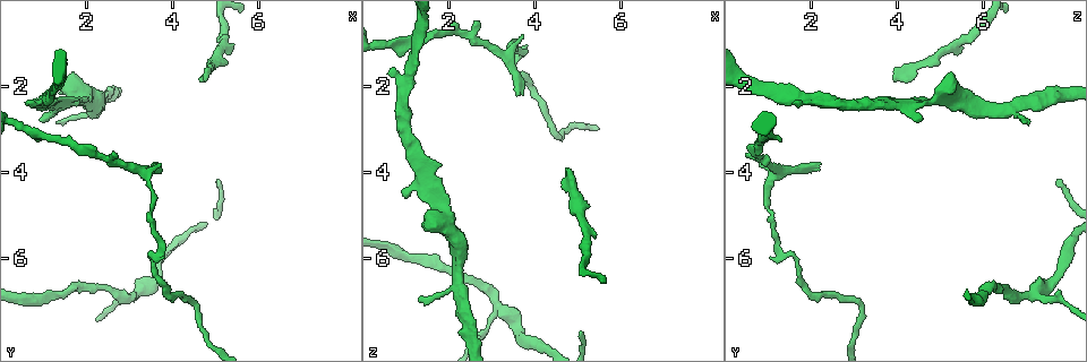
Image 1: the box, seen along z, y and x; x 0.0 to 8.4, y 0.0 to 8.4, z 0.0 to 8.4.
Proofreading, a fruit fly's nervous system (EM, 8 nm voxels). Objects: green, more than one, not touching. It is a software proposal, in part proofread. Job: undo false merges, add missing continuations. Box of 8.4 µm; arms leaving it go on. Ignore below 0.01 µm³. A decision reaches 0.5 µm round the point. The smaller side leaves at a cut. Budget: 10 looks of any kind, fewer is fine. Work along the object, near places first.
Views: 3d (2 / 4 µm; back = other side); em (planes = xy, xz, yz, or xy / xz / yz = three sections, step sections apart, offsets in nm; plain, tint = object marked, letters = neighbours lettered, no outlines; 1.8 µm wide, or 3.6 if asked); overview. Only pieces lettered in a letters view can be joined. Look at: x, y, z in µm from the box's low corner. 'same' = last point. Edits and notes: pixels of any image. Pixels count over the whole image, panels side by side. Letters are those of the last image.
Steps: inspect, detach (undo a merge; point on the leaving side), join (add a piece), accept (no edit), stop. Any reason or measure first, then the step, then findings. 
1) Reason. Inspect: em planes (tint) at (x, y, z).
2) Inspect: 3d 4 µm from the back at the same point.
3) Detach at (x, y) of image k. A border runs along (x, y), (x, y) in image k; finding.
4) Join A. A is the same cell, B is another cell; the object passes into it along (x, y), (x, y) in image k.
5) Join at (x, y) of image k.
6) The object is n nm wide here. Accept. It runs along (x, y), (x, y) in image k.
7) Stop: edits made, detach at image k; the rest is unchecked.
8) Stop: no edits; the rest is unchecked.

An open end. Inspect: 3d 2 µm at (0.65, 2.40, 1.65).

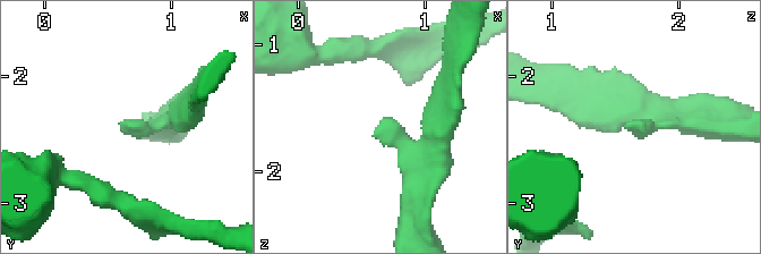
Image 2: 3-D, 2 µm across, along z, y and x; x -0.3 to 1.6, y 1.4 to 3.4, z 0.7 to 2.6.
Shape alone is not enough. Inspect: em planes (letters) at (0.64, 2.38, 1.62).

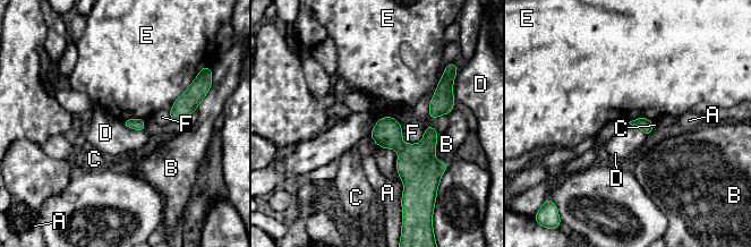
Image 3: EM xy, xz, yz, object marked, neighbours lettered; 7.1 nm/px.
Accept. A, B, C, D, E and F are other cells; a border runs along (121, 121), (127, 127), (144, 131) in image 3; no lettered piece goes on from it.

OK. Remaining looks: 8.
An open end. Inspect: 3d 2 µm at (3.60, 3.75, 2.30).

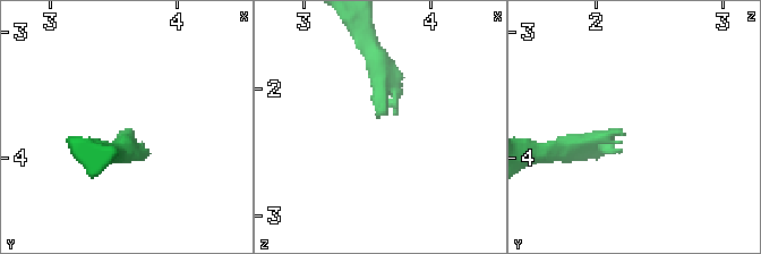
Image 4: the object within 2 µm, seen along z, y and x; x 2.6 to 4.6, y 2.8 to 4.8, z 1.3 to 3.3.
Inspect: em planes (plain) at (3.58, 3.80, 2.24).

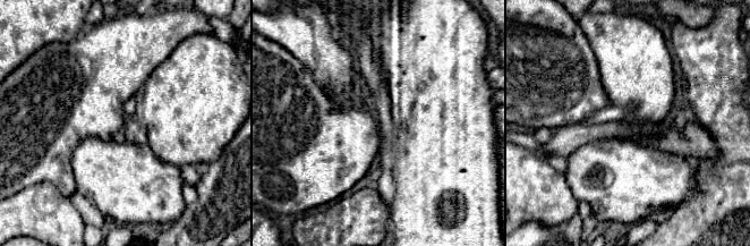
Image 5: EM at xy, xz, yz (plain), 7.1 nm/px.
See the neighbours. Inspect: em planes (letters) at the same point.

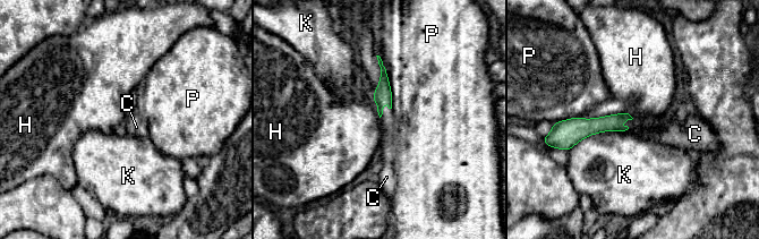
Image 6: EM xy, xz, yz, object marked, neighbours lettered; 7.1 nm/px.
Join C. C is the same cell, H, K and P are other cells; the object passes into it along (589, 127), (623, 120), (656, 131) in image 6; it goes on there.

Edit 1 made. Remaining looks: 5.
Inspect: overview.

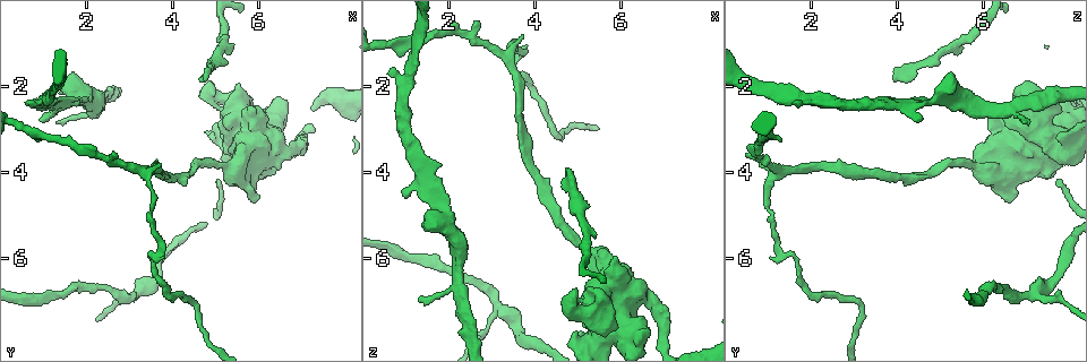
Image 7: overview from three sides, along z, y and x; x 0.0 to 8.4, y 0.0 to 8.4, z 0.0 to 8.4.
Branch stops here. Inspect: em yz step 8 (letters) at (1.55, 2.25, 3.65).

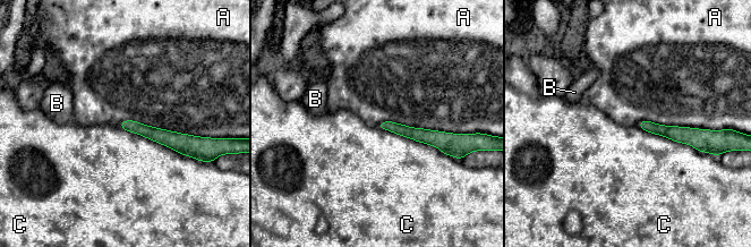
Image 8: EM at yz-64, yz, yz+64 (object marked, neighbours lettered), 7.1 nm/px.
Another direction. Inspect: em planes (letters) at the same point.

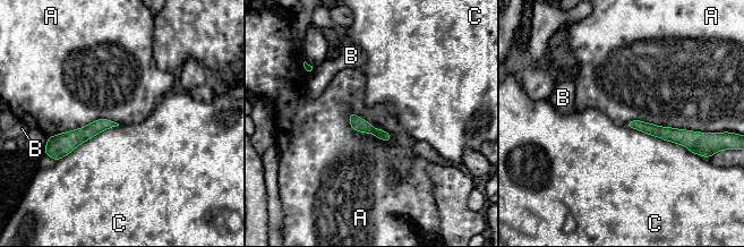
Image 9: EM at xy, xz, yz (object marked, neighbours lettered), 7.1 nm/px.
Accept. A, B and C are other cells; no lettered piece goes on from it.

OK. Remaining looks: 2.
Thin end. Inspect: 3d 4 µm at (4.75, 1.85, 3.90).

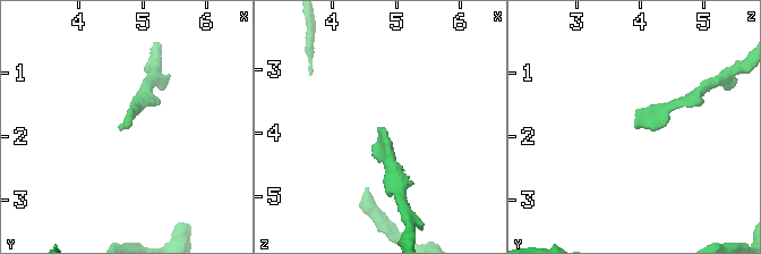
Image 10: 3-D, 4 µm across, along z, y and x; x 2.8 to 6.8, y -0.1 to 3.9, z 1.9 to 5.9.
Inspect: em planes (letters) at (4.75, 1.85, 3.90).

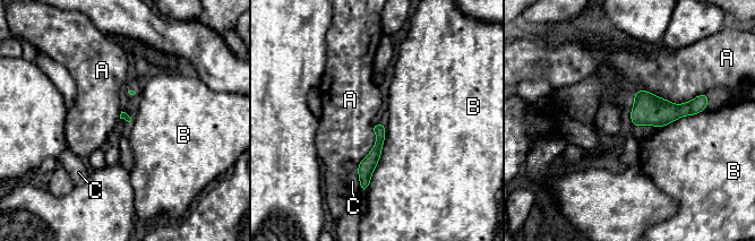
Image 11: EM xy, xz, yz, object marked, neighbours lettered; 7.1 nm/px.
Accept. A, B and C are other cells; it runs along (380, 126), (362, 186) in image 11; none of them fits.

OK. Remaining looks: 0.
Stop: edits made, join at image 6; the rest is unchecked.

